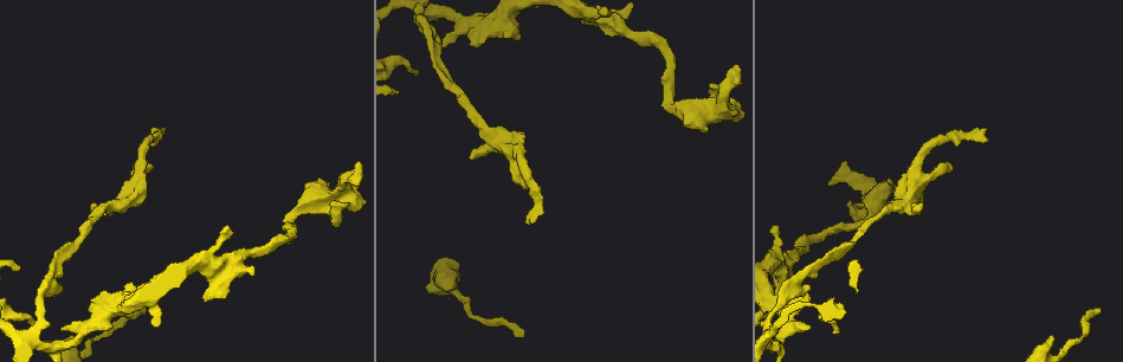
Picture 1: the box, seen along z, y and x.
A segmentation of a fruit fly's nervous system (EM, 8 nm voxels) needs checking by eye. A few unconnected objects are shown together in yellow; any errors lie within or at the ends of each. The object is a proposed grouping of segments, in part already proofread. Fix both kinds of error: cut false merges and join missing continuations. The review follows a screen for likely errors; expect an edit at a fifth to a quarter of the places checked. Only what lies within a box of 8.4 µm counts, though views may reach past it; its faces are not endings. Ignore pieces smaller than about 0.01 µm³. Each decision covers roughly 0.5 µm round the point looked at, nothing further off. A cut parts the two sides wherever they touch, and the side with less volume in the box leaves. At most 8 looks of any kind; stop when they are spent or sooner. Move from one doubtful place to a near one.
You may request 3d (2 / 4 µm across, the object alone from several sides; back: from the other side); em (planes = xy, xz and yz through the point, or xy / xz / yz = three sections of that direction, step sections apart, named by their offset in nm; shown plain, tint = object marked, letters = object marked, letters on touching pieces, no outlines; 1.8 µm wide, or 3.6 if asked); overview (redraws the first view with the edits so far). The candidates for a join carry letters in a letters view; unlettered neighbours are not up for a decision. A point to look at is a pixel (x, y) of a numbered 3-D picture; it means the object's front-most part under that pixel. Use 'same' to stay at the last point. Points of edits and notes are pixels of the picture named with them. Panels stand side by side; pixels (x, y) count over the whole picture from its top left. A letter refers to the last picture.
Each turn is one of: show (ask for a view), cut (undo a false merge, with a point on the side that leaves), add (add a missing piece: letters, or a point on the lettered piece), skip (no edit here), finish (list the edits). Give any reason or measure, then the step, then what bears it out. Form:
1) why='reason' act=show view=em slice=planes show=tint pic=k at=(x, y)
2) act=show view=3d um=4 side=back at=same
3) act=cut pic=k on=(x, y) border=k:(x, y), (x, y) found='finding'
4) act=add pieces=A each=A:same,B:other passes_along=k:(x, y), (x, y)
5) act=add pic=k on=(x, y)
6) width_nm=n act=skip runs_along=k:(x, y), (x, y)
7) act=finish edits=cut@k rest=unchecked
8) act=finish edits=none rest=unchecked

why='thin end' act=show view=3d um=4 side=back pic=1 at=(1099, 310)

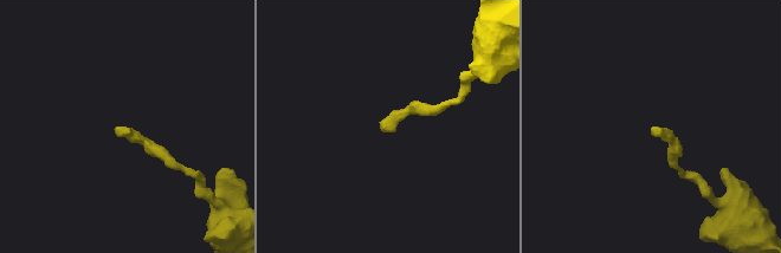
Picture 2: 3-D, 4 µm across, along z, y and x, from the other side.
act=show view=em slice=planes show=plain pic=2 at=(653, 127)

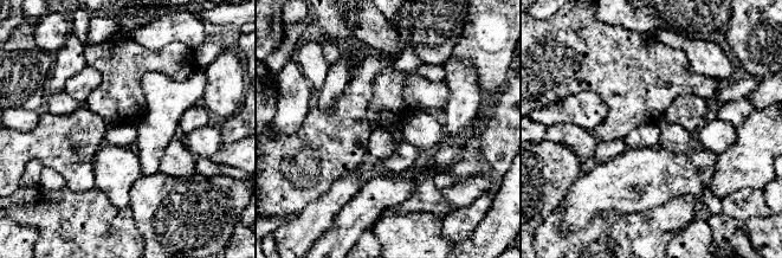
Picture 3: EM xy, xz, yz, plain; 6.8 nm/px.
why='see the neighbours' act=show view=em slice=planes show=letters at=same

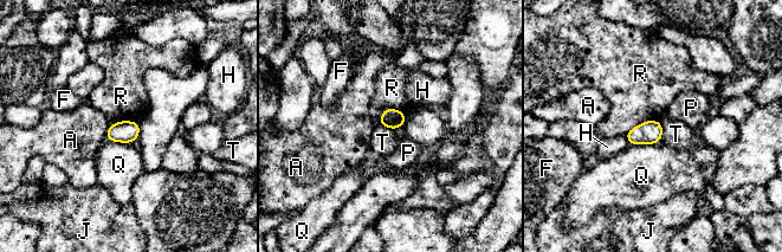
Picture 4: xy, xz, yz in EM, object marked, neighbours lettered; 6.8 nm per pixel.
longest_contact=R:220nm act=skip each=A:other,F:other,H:other,J:other,P:other,Q:other,R:other,T:other border=4:(659, 121), (661, 127), (660, 141) found='no lettered piece goes on from it'

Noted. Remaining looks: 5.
act=show view=em slice=xy step=4 show=tint pic=1 at=(1053, 339)

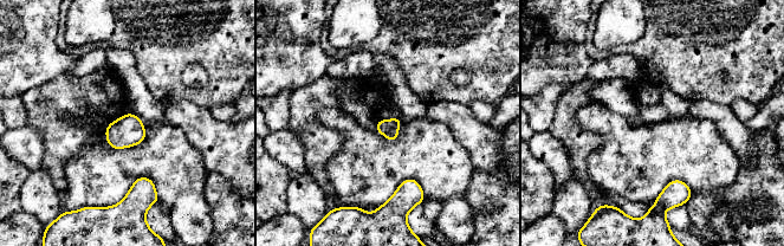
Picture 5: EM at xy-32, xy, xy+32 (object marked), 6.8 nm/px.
why='what lies round it' act=show view=em slice=xy step=4 show=letters at=same

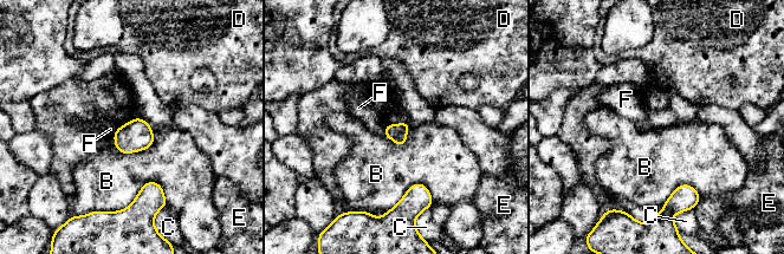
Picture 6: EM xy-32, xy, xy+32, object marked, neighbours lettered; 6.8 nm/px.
longest_contact=B:300nm act=skip each=B:other,C:other,D:other,E:other,F:other border=6:(111, 135), (121, 152), (154, 143) found='none of them fits'

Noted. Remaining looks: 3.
why='three arms meet' act=show view=em um=3.6 slice=planes show=plain pic=1 at=(914, 184)

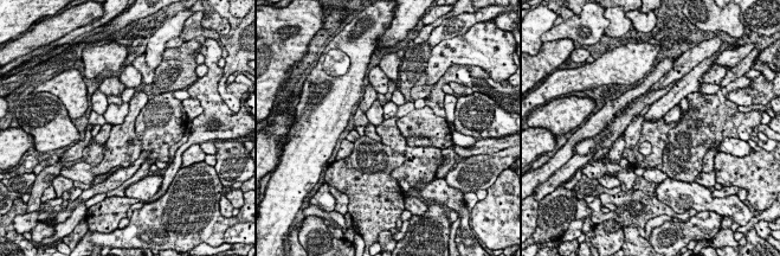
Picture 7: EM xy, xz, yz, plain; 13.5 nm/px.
why='see the neighbours' act=show view=em um=3.6 slice=planes show=letters at=same

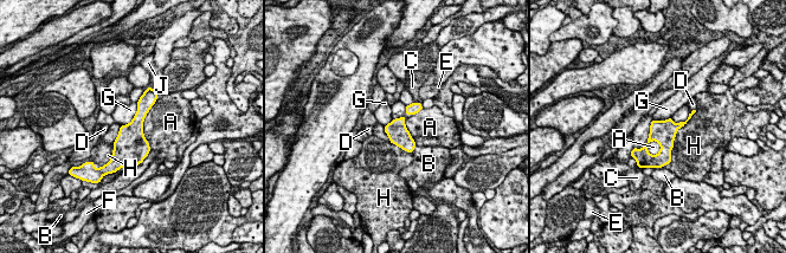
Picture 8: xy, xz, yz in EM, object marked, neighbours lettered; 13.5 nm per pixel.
act=skip each=A:other,B:other,C:other,D:other,E:other,F:other,G:other,H:other,J:other border=8:(137, 103), (134, 117), (121, 125) found='all the same cell'

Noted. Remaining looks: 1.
act=finish edits=none rest=unchecked

